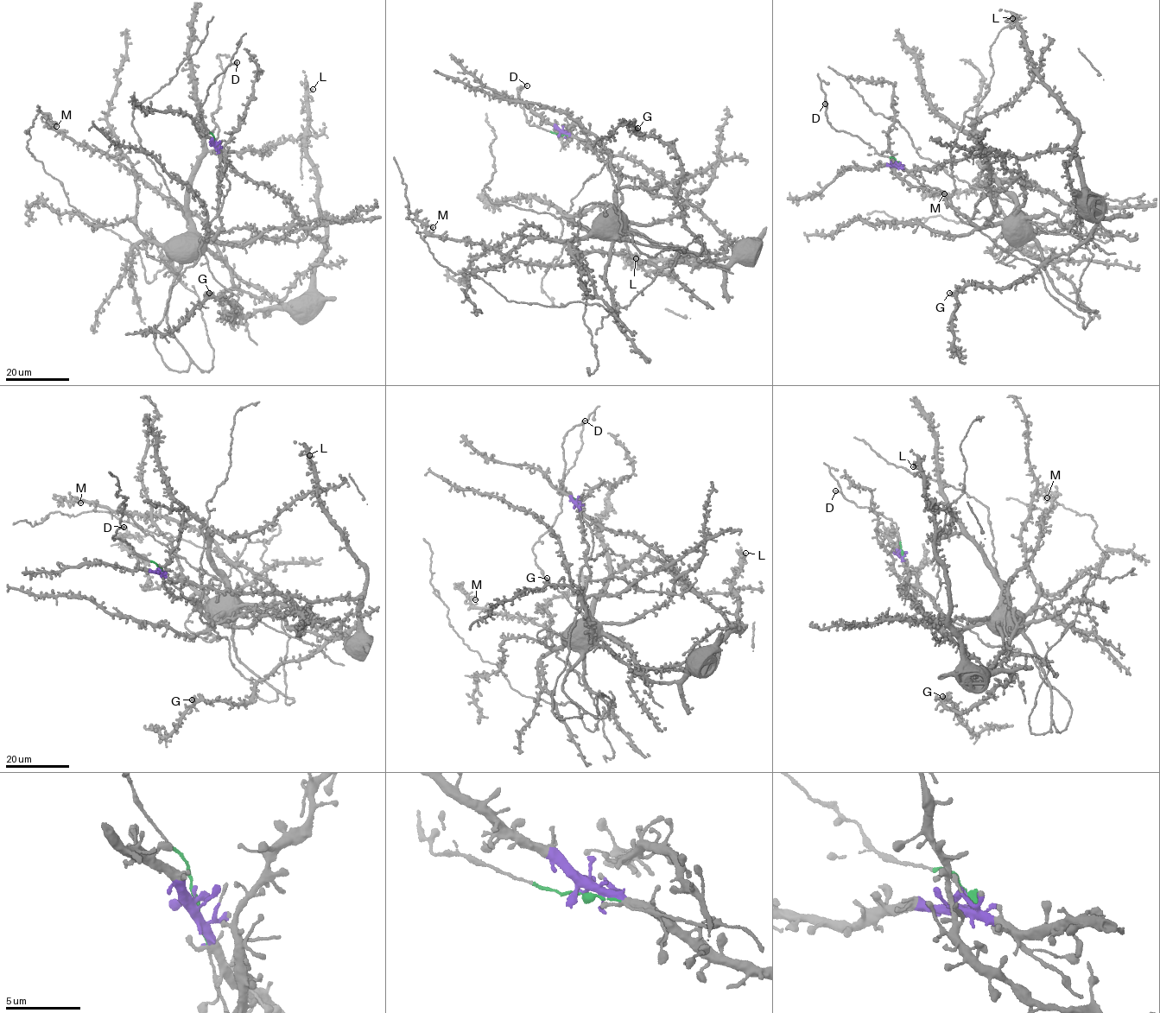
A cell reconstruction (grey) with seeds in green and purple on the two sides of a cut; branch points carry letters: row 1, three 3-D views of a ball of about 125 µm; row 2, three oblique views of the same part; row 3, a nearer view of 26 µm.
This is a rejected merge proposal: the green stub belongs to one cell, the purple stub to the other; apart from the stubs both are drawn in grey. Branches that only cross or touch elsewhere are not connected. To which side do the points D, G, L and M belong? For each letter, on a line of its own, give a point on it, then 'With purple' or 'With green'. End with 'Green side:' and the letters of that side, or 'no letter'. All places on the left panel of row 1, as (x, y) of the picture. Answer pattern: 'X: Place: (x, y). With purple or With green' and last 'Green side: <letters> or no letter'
D: Place: (237, 62). With green
G: Place: (209, 293). With purple
L: Place: (313, 89). With purple
M: Place: (56, 126). With purple
Green side: D

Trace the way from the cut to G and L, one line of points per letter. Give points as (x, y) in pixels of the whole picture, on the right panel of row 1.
G: (896, 162), (909, 170), (1068, 148), (1075, 157), (1097, 217), (1089, 236), (1007, 287), (949, 292)
L: (896, 162), (928, 169), (1073, 143), (1076, 119), (1036, 73), (1011, 18)

